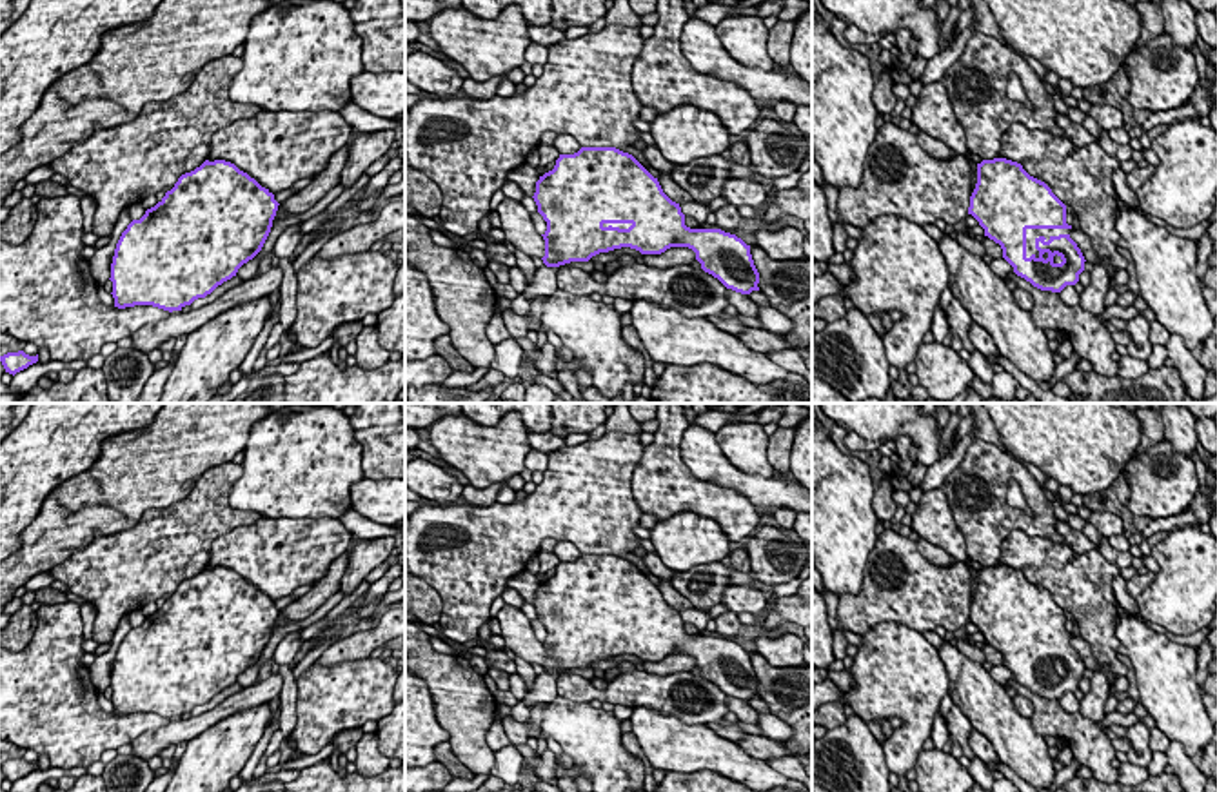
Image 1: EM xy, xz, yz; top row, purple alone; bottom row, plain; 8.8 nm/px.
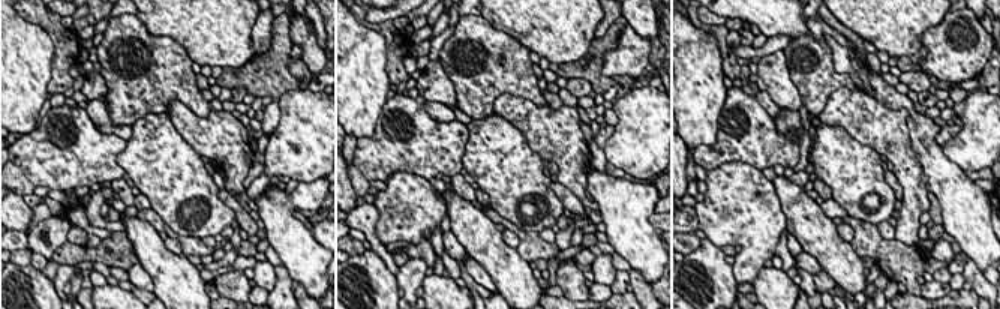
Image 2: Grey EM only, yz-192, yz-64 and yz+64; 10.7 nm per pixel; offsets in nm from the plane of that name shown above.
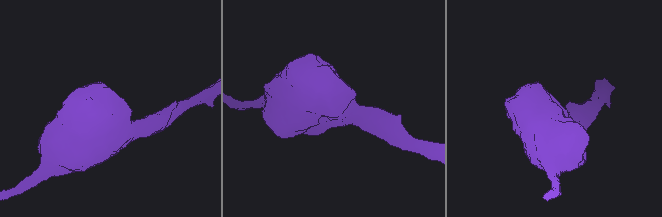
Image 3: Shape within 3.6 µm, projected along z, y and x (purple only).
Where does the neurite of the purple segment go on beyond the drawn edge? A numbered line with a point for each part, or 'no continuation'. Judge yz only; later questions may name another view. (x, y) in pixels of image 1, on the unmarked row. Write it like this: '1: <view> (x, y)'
1: yz (1030, 640)

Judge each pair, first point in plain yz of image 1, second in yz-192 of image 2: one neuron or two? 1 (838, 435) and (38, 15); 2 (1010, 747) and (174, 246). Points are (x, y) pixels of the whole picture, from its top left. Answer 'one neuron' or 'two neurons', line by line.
1: one neuron
2: two neurons

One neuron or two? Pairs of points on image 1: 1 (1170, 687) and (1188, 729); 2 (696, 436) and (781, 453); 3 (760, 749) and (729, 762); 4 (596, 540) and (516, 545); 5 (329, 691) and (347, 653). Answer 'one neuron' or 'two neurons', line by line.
1: one neuron
2: two neurons
3: two neurons
4: one neuron
5: two neurons

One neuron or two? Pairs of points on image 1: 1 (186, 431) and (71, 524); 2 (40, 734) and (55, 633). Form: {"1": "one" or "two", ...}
{"1": "one", "2": "one"}

